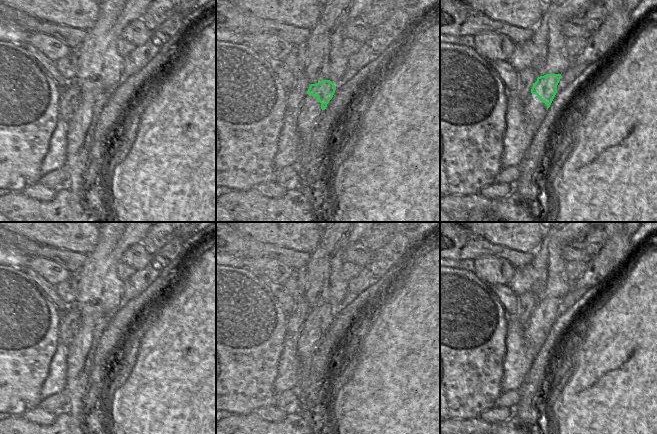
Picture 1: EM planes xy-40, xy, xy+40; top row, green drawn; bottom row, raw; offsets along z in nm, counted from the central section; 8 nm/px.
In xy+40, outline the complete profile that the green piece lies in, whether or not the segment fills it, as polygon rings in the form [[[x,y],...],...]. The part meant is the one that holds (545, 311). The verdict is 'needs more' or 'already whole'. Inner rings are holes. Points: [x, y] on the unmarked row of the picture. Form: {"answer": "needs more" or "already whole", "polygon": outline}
{"answer": "needs more", "polygon": [[[546,298],[537,302],[525,324],[527,347],[537,354],[556,317],[561,298]]]}

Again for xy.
{"answer": "needs more", "polygon": [[[322,304],[310,309],[297,341],[299,381],[304,380],[309,375],[313,355],[335,314],[335,309],[330,304]]]}

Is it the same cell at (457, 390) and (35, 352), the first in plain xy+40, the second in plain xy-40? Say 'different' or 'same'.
same

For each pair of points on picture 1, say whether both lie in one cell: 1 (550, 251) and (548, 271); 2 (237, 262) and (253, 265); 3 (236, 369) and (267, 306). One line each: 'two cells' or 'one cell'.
1: one cell
2: two cells
3: one cell

